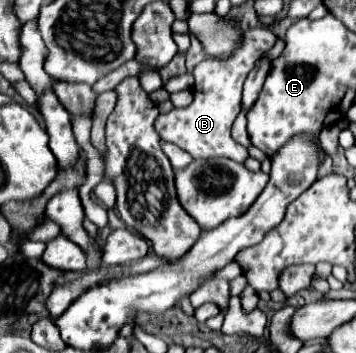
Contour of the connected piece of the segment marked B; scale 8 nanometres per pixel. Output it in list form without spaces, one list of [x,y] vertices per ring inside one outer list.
[[[252,28],[244,34],[244,44],[238,52],[232,52],[230,60],[218,62],[217,59],[207,58],[194,67],[192,75],[195,79],[194,100],[186,108],[172,108],[168,114],[160,114],[154,122],[156,132],[164,142],[172,142],[186,150],[192,158],[232,158],[236,162],[244,162],[248,158],[248,150],[238,144],[230,130],[240,114],[242,100],[242,84],[248,72],[254,68],[258,58],[274,46],[274,34],[268,28]]]

